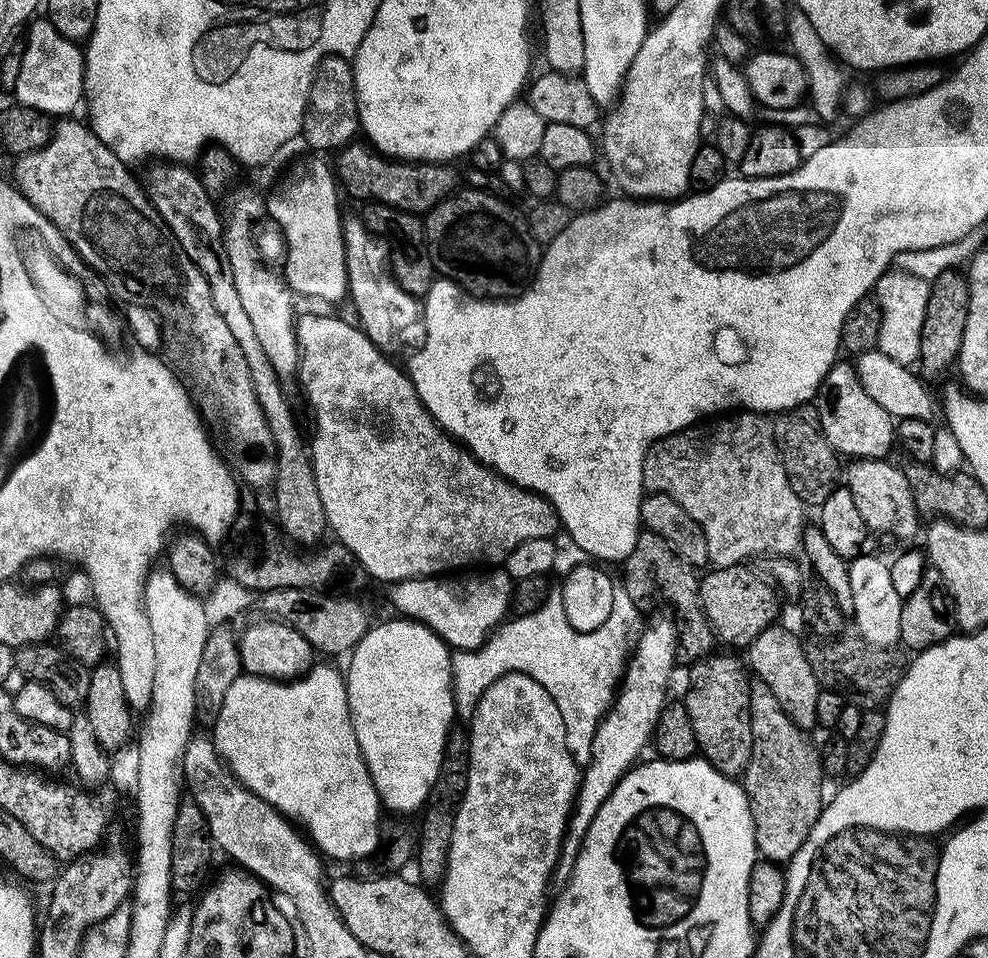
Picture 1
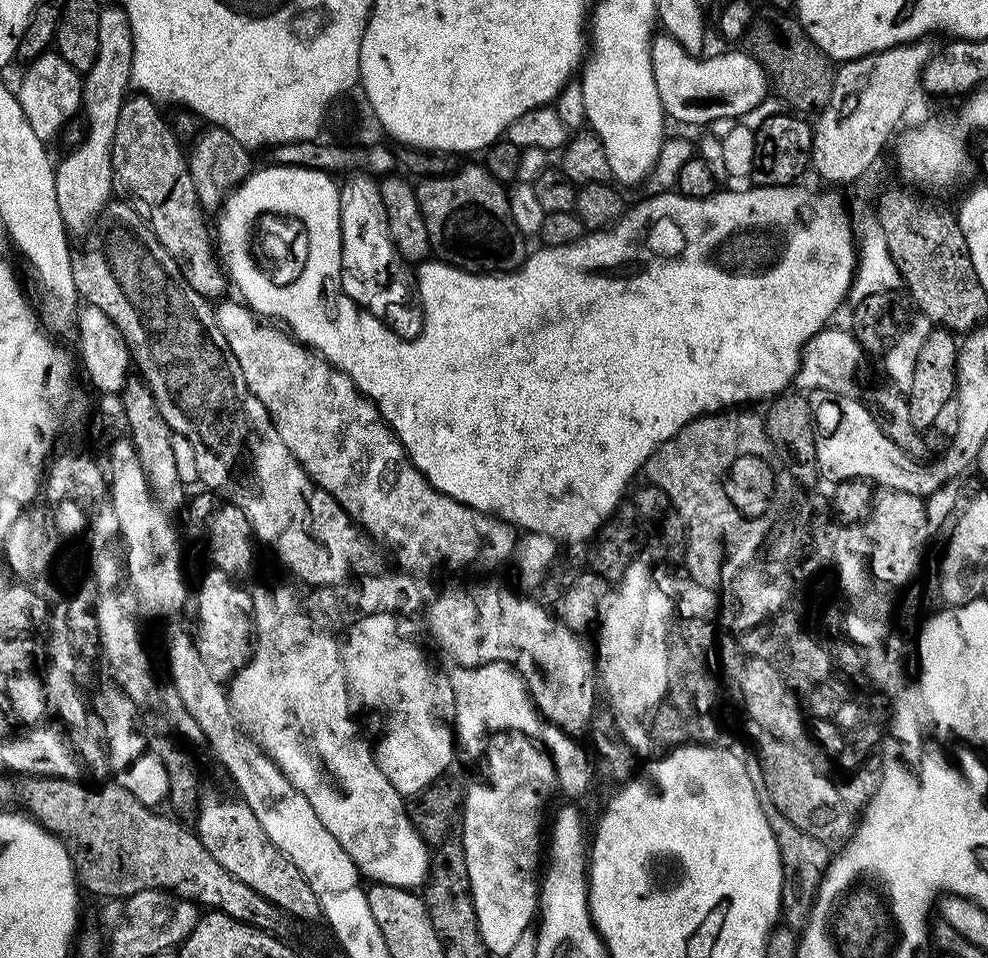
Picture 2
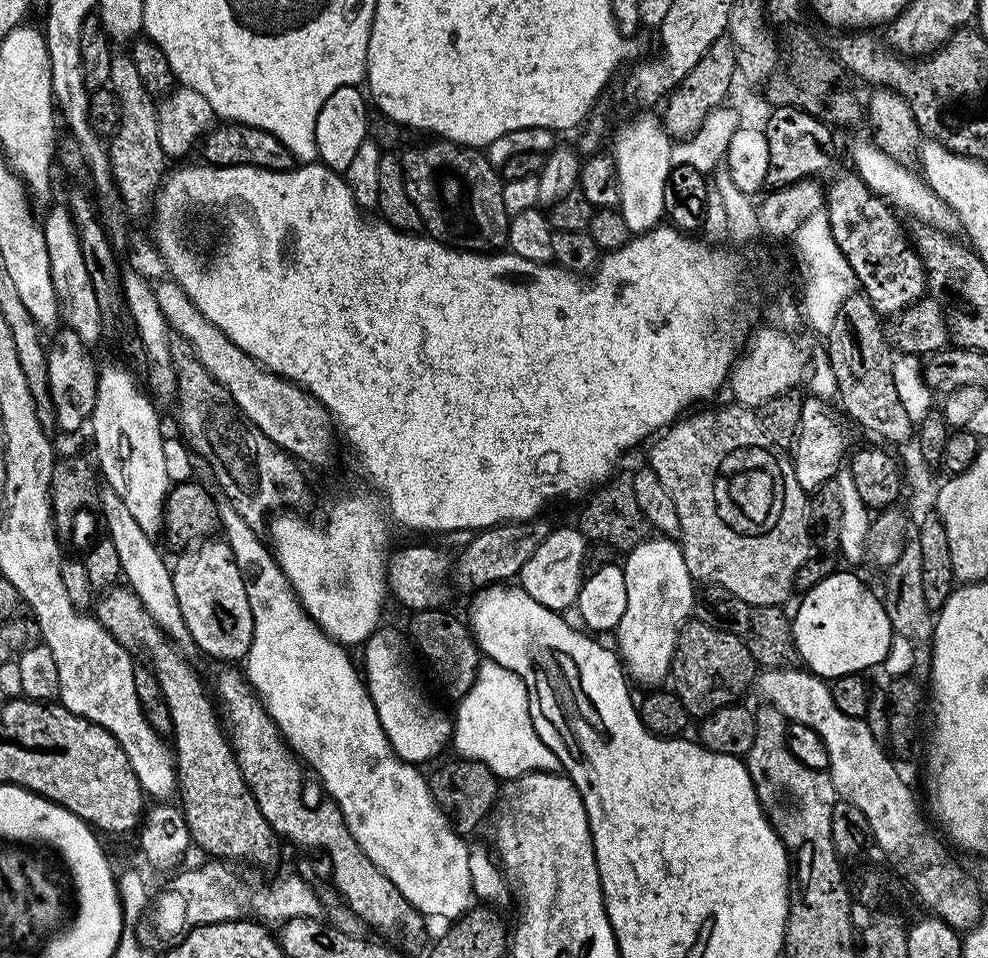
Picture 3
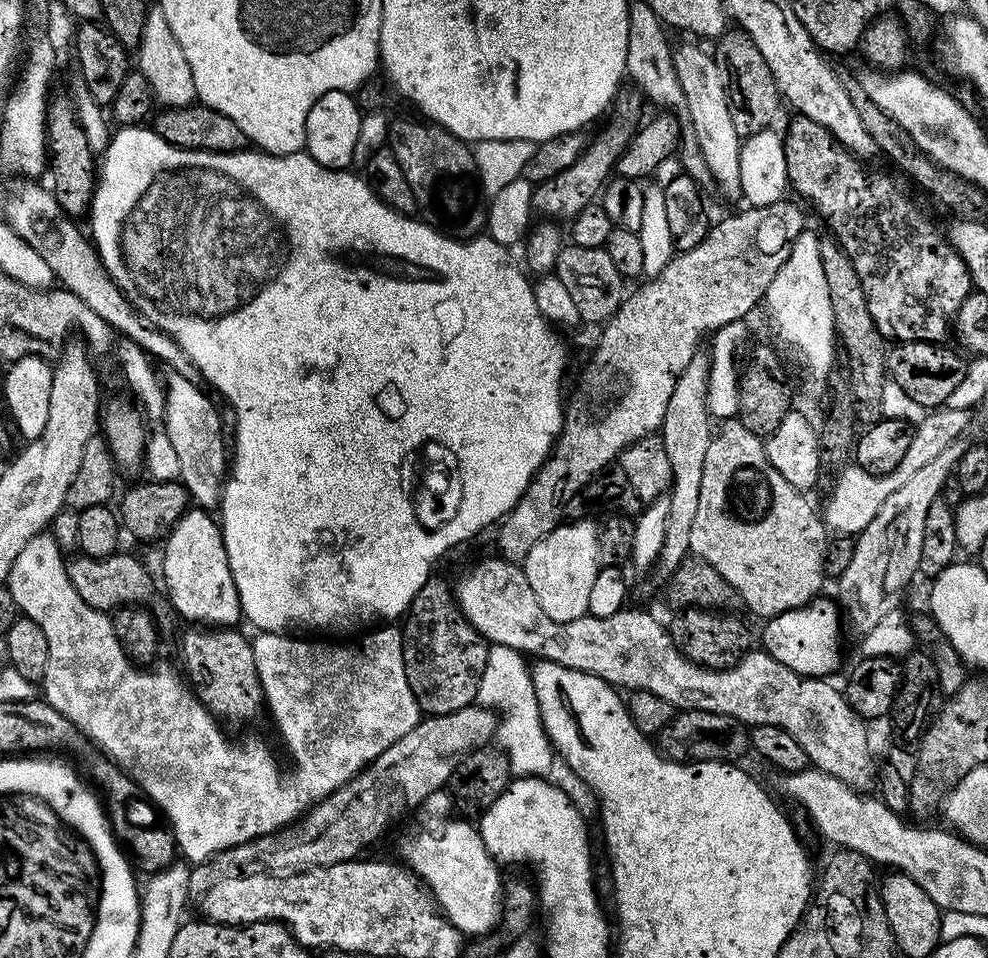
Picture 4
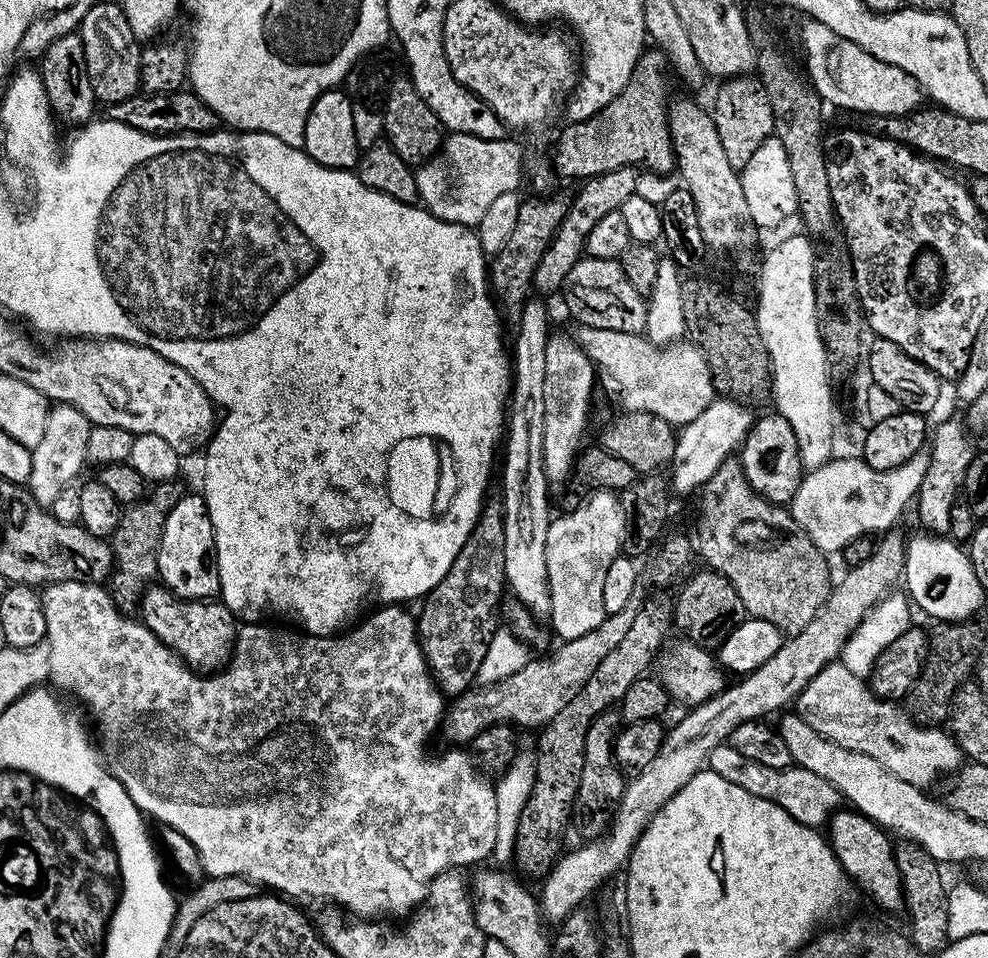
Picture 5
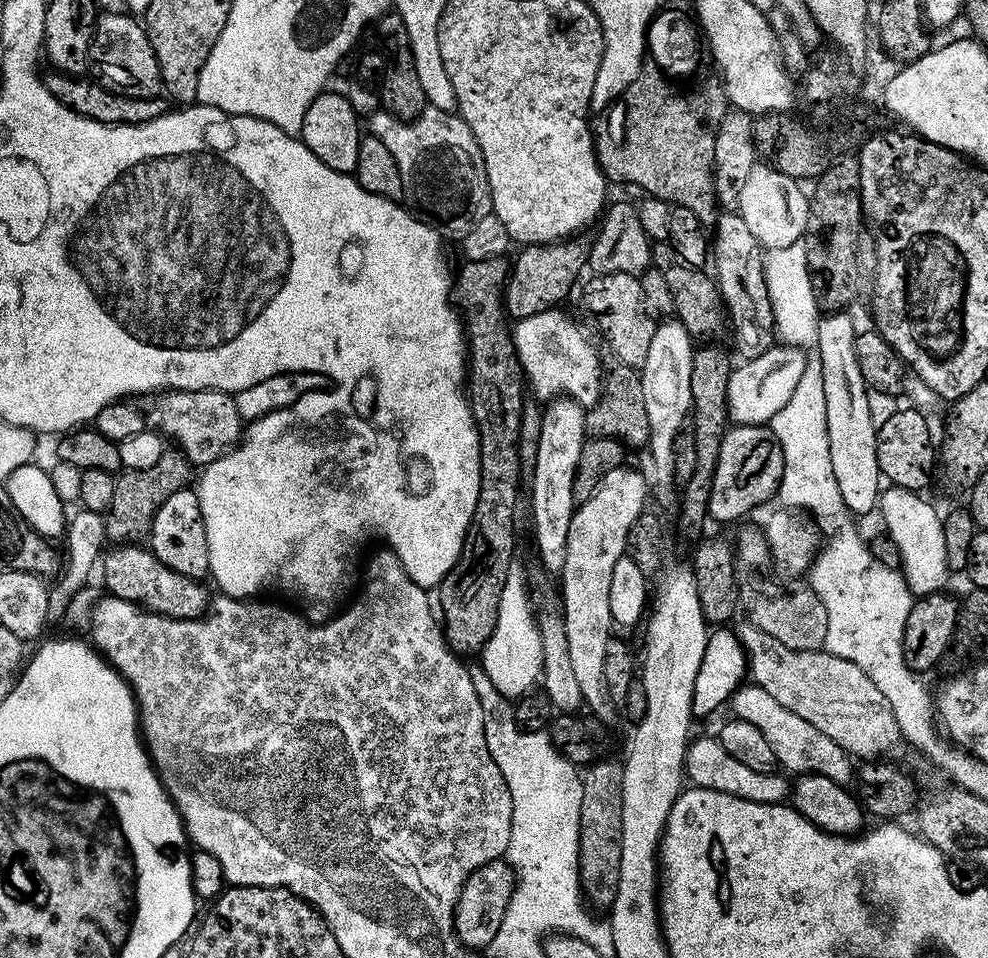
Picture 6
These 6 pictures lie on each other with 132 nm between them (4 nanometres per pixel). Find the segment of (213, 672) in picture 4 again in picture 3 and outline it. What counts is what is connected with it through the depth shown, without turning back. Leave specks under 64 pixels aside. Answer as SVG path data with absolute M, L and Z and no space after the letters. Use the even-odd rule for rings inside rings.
M232 666L221 668L224 669L216 676L214 696L222 709L230 733L232 752L236 755L242 778L254 794L258 810L262 810L262 818L266 818L277 837L285 841L293 840L304 848L313 848L316 852L328 855L332 884L348 903L349 910L362 923L380 932L400 932L404 940L422 939L425 917L401 894L398 886L394 886L394 882L390 882L390 878L386 878L386 874L382 874L382 870L378 870L378 866L366 858L358 842L354 842L354 834L350 834L342 818L342 810L330 798L324 798L321 804L308 804L304 797L305 769L296 753L284 743L284 735L264 709L264 704L256 697L245 673L235 672Z

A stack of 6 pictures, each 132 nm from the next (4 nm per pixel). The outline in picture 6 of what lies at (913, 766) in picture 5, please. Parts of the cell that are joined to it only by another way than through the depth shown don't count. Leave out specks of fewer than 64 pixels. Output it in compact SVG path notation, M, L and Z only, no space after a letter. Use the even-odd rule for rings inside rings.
M749 622L741 623L738 626L735 625L734 631L747 656L747 671L750 673L751 683L766 690L770 698L782 702L786 710L794 710L798 718L806 718L810 726L818 726L818 730L822 730L826 738L834 738L834 742L838 742L838 746L842 746L849 756L853 758L861 756L859 758L861 761L872 762L877 758L887 757L884 755L896 743L901 743L900 727L894 718L890 702L886 702L882 690L878 690L878 686L874 686L874 682L870 682L868 675L858 666L854 666L854 662L846 658L838 658L826 650L797 652L794 648L782 645L757 626Z

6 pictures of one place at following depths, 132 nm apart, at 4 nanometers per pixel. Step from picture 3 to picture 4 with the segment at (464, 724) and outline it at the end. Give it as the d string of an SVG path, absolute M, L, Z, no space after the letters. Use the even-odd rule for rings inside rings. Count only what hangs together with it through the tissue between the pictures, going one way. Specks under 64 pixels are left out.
M501 644L489 647L486 670L482 670L476 699L483 707L498 714L494 736L497 741L500 739L499 747L508 756L513 777L547 777L552 768L552 756L554 760L554 749L542 726L529 661L521 652Z

